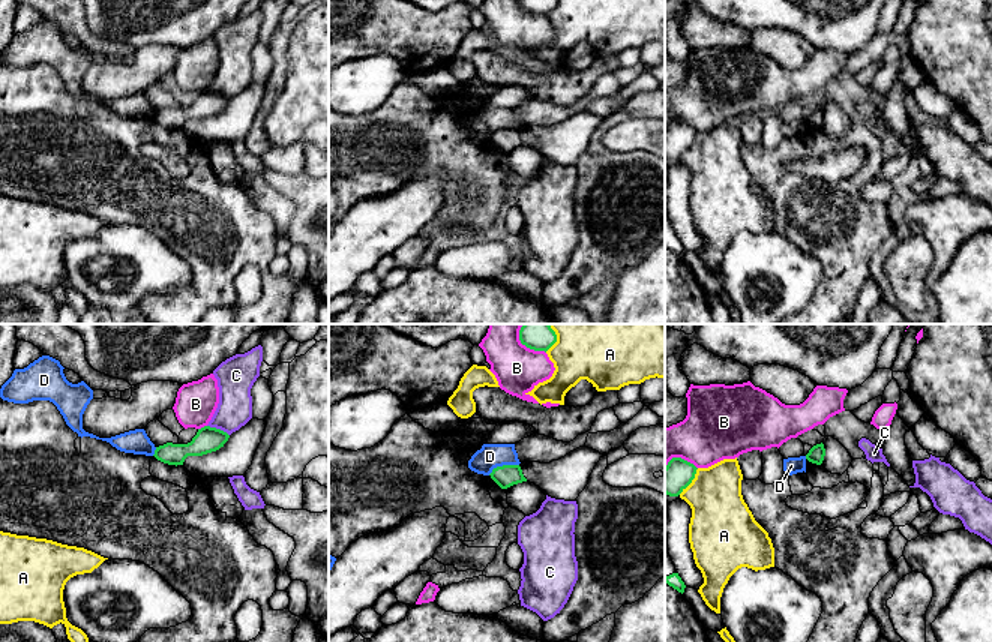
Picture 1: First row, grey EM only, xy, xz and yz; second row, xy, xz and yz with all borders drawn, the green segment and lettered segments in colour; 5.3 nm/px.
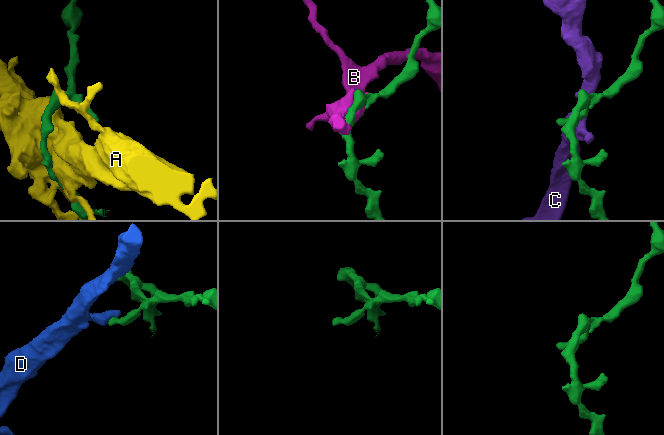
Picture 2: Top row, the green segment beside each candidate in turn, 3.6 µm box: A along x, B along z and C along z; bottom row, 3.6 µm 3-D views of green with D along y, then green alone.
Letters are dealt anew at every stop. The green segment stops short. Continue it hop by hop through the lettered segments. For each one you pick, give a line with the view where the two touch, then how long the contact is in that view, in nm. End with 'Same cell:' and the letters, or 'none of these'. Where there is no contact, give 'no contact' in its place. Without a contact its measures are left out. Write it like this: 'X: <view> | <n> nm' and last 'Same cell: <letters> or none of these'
Same cell: none of these

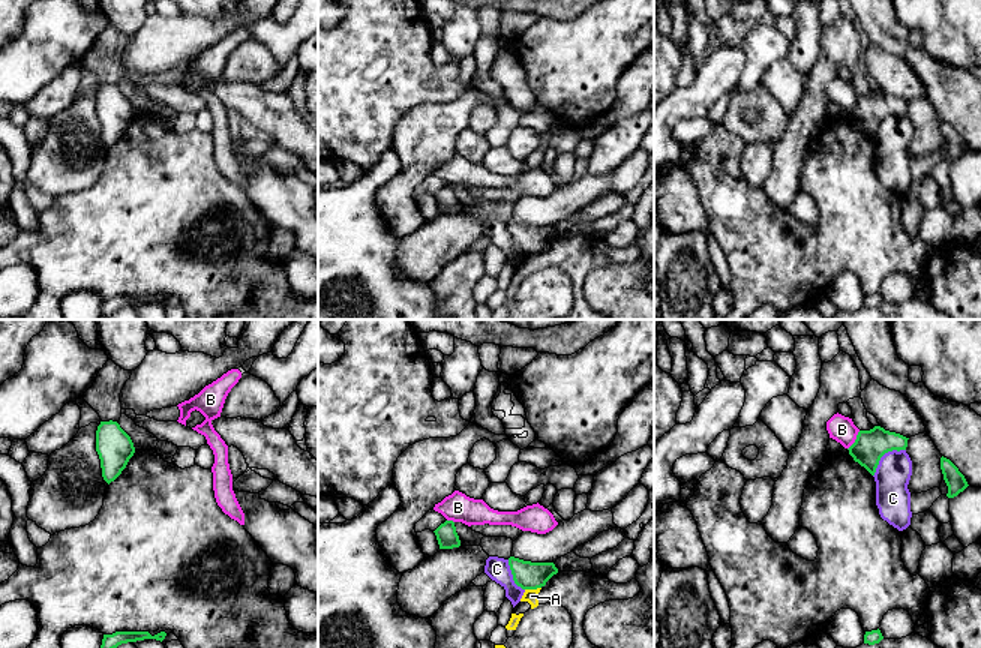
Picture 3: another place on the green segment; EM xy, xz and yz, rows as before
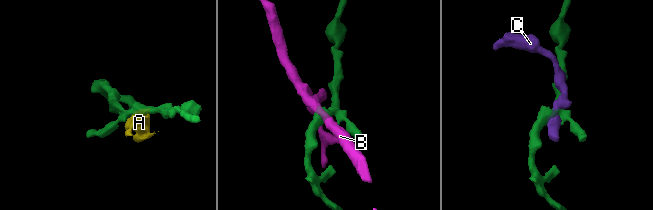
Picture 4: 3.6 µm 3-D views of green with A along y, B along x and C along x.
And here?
Same cell: none of these

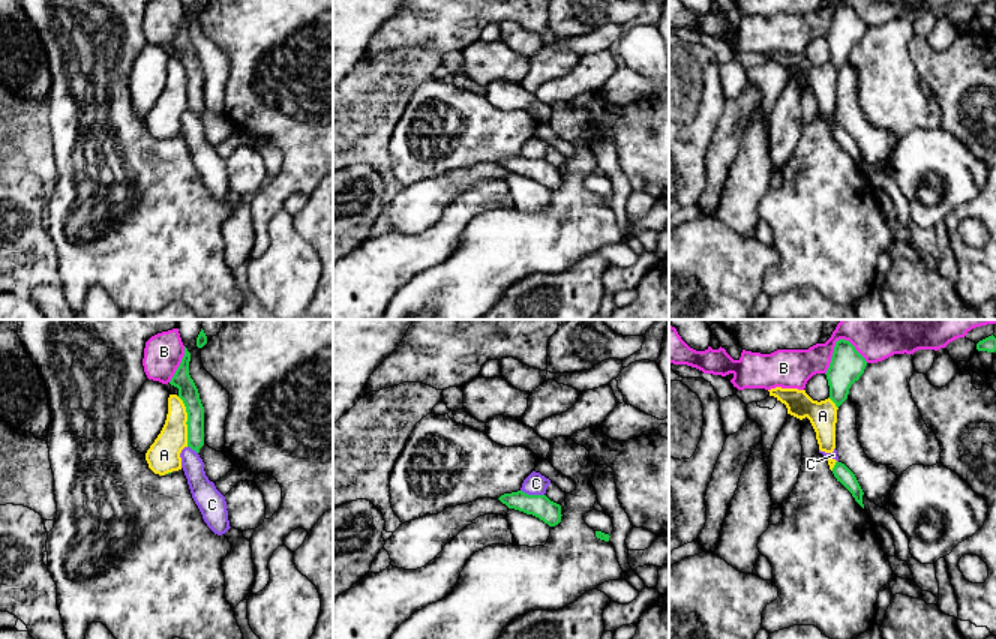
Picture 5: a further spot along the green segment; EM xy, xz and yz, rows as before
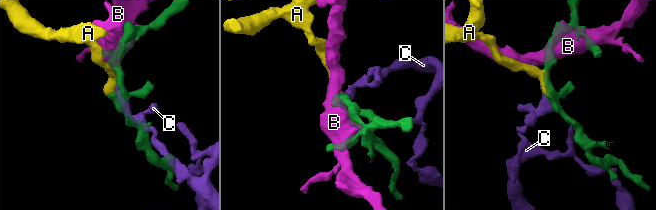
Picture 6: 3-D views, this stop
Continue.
A: xy | 280 nm
Same cell: A

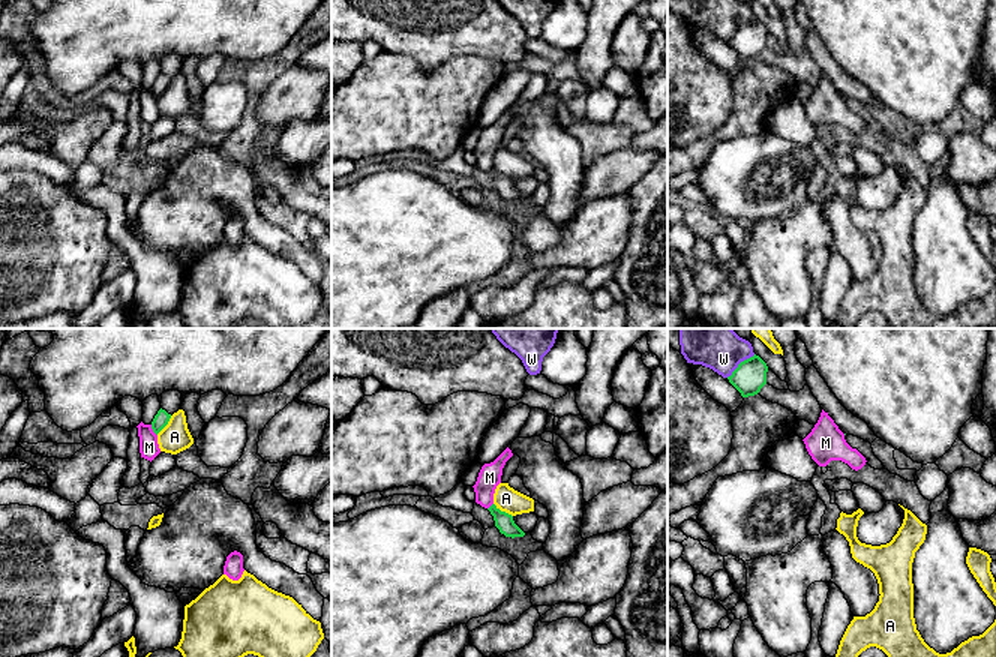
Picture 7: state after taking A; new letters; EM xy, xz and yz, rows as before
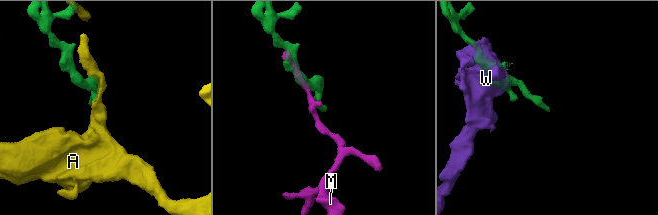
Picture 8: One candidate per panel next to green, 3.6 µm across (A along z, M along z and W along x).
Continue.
Same cell: none of these

